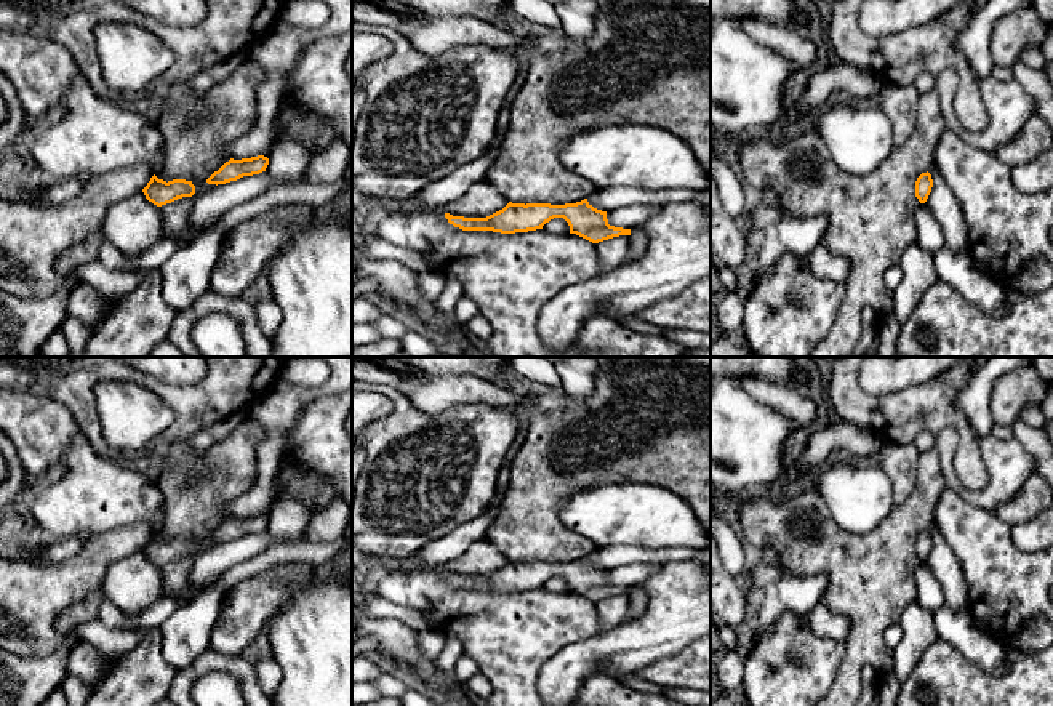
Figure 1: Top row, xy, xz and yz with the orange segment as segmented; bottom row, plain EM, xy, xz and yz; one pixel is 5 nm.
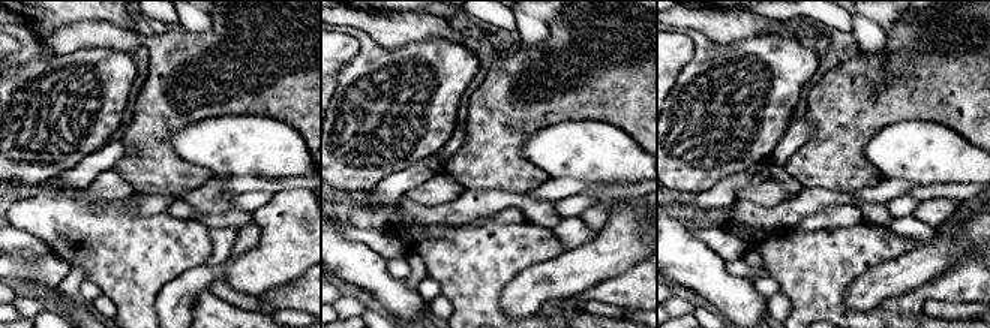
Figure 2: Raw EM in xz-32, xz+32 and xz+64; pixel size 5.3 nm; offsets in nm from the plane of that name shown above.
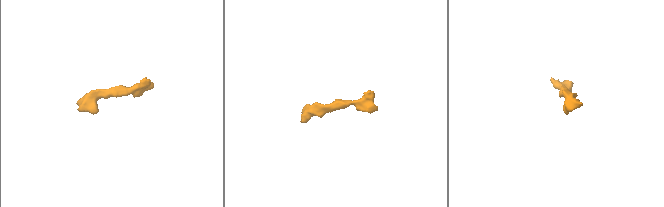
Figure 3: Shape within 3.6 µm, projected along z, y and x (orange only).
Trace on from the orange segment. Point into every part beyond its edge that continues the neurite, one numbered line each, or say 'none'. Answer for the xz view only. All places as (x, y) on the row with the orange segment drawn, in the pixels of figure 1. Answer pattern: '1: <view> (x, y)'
none

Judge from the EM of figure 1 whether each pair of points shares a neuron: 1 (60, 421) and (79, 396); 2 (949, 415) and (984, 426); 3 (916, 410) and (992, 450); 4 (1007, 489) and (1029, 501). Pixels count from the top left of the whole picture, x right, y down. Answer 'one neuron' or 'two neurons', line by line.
1: two neurons
2: two neurons
3: two neurons
4: two neurons

